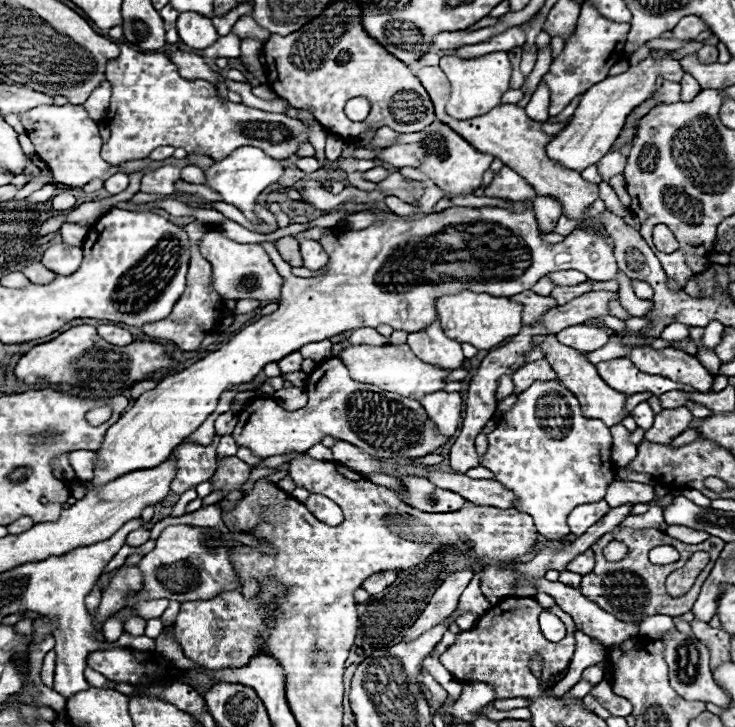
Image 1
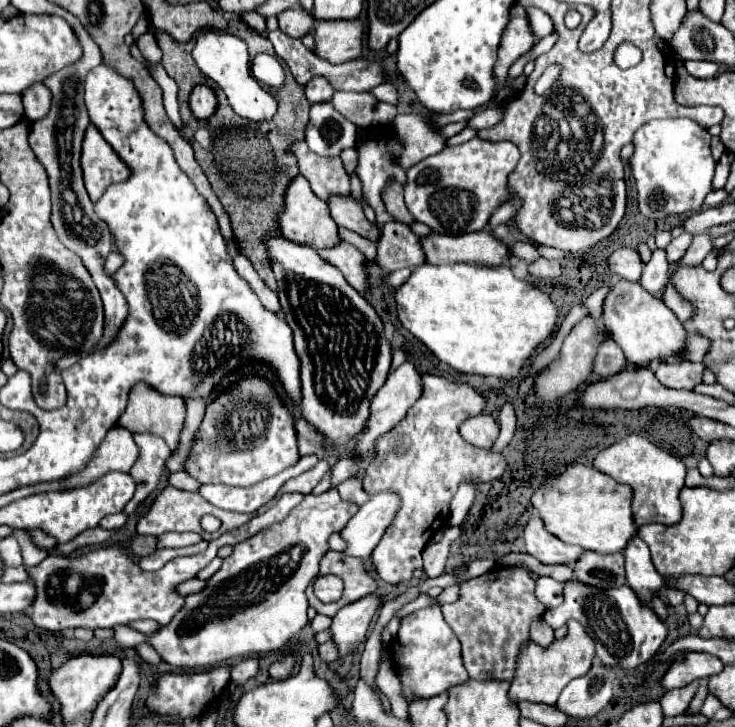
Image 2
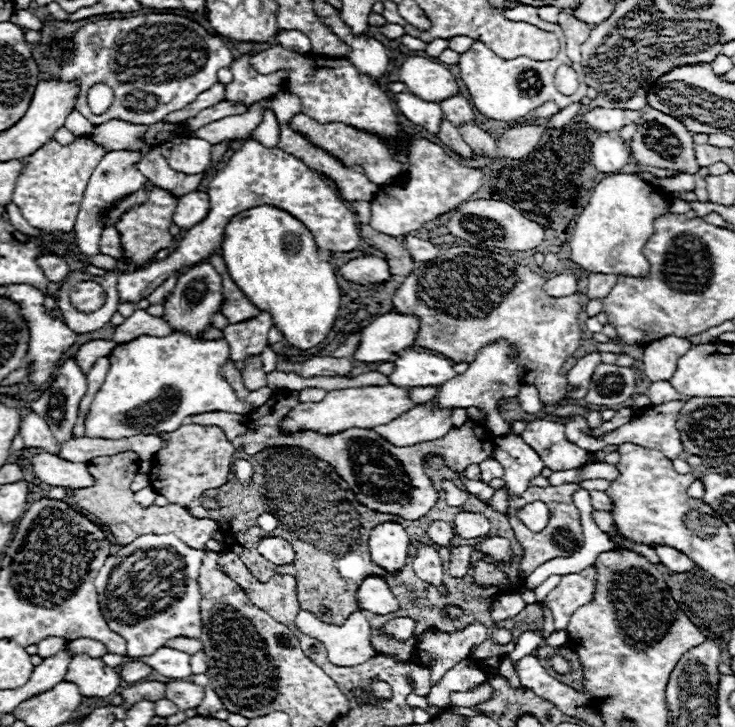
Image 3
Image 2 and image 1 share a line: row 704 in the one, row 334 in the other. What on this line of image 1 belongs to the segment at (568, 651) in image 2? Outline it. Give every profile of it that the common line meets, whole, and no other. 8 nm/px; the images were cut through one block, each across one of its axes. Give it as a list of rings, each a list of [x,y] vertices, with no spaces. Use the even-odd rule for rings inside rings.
[[[550,334],[546,336],[546,340],[538,346],[540,350],[546,352],[546,360],[550,362],[550,366],[554,368],[554,372],[558,374],[558,380],[570,390],[574,392],[574,396],[578,396],[580,404],[582,404],[582,414],[590,420],[602,420],[608,428],[622,422],[626,416],[630,416],[630,412],[624,410],[624,404],[626,404],[626,396],[616,392],[614,388],[610,388],[596,372],[596,366],[590,364],[586,360],[586,356],[574,348],[568,348],[568,346],[562,346],[556,342],[556,336]]]

